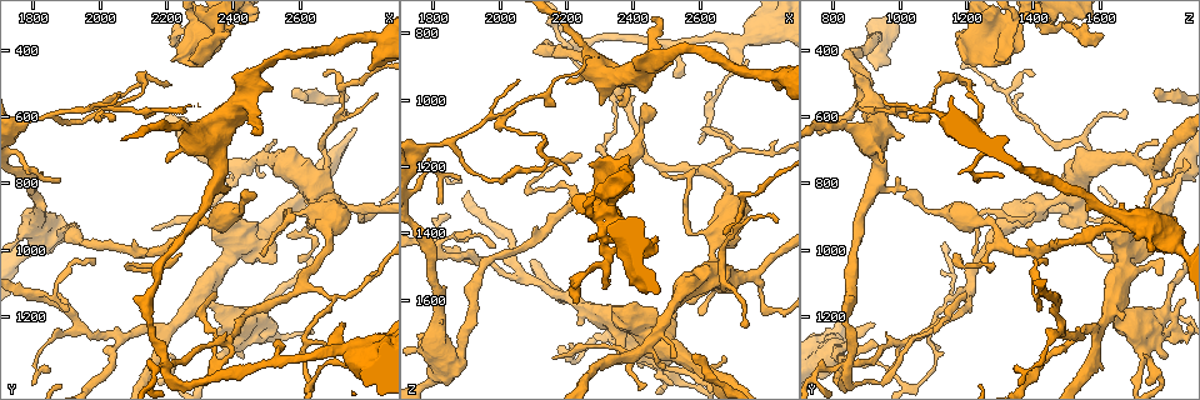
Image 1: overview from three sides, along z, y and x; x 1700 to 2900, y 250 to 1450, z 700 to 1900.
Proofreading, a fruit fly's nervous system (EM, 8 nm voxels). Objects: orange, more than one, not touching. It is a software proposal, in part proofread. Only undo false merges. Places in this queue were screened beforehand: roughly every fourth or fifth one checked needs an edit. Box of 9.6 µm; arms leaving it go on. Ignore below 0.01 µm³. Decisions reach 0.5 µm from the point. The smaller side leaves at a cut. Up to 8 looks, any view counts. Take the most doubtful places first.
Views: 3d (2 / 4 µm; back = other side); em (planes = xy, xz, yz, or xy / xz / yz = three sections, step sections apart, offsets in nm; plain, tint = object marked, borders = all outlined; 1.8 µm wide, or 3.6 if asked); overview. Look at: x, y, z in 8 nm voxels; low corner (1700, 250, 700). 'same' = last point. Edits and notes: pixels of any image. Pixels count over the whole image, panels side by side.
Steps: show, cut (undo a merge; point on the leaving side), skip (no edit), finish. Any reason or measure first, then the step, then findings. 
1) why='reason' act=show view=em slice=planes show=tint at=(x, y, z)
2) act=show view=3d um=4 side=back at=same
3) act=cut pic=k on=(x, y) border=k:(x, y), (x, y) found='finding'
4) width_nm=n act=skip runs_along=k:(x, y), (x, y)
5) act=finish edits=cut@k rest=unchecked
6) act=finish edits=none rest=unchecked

act=show view=em um=3.6 slice=planes show=borders at=(2420, 880, 1080)

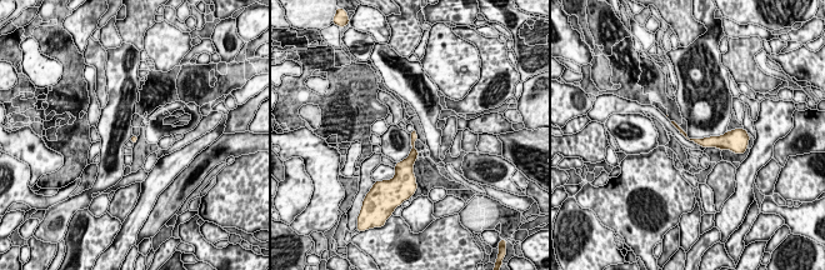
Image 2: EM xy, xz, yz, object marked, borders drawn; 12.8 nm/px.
act=skip found='continuous, no second cell'

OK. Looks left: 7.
why='side arm on a straight run' act=show view=em slice=planes show=tint at=(2300, 1160, 1650)

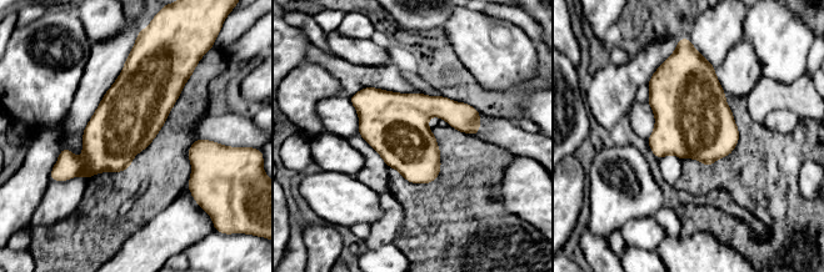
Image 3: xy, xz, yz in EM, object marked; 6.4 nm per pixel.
act=skip found='all the same cell'

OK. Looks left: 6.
why='sharp bend' act=show view=3d um=2 side=back at=(2260, 360, 1340)

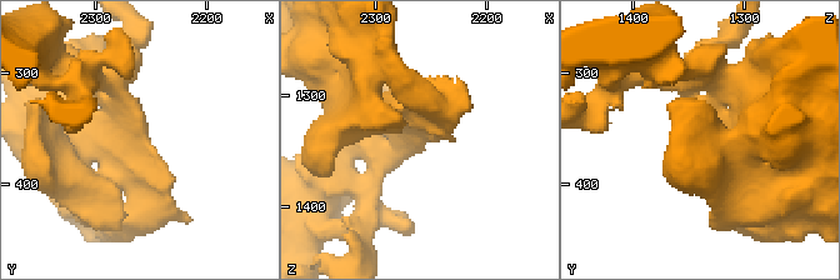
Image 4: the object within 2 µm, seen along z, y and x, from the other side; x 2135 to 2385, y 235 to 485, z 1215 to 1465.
why='shape alone is not enough' act=show view=em slice=xz step=4 show=tint at=(2262, 362, 1330)

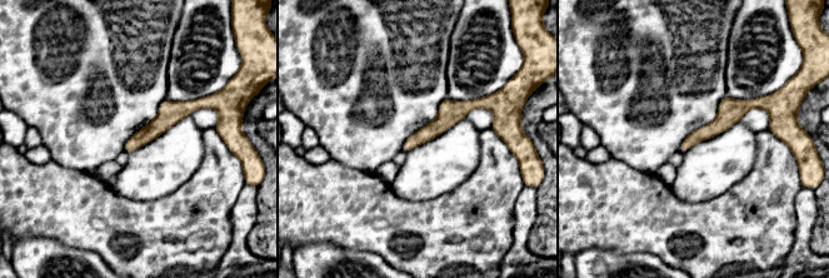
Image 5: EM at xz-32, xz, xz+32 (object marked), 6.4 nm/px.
why='cut it another way' act=show view=em slice=planes show=tint at=same

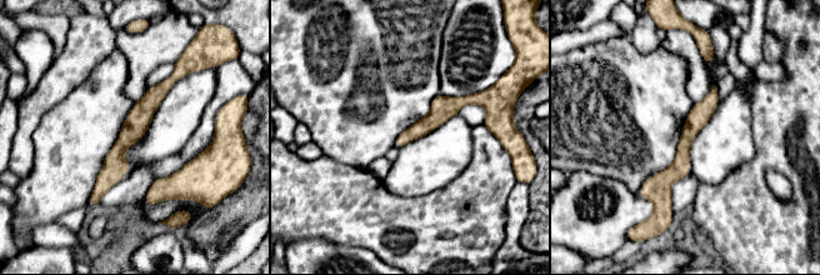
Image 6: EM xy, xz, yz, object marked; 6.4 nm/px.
act=skip runs_along=6:(175, 76), (143, 110), (94, 200) found='one cell here'

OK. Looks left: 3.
act=finish edits=none rest=unchecked

